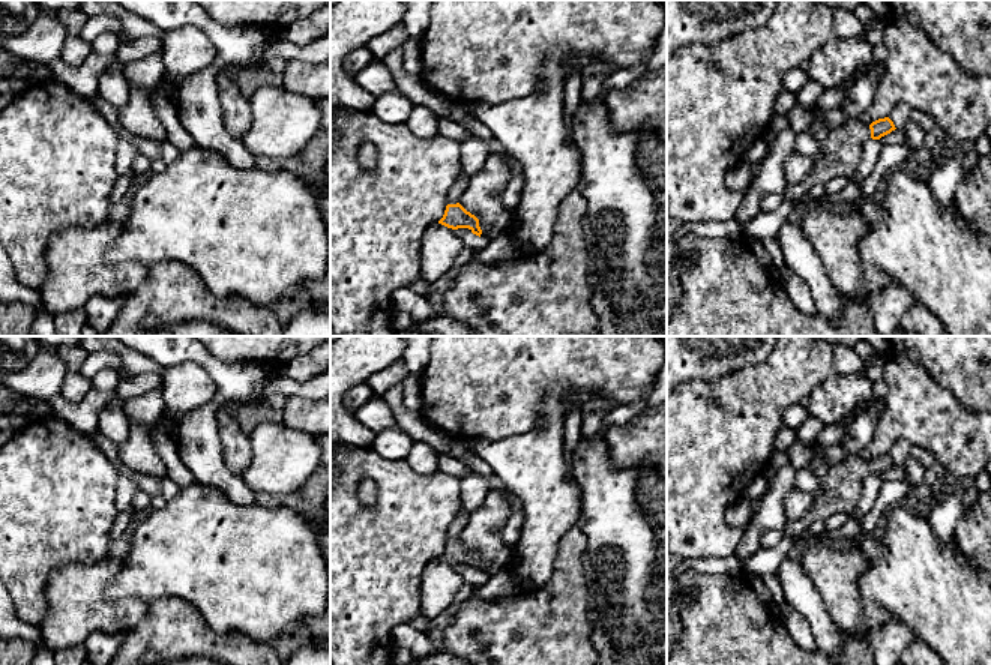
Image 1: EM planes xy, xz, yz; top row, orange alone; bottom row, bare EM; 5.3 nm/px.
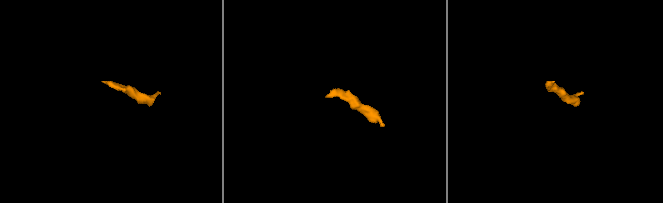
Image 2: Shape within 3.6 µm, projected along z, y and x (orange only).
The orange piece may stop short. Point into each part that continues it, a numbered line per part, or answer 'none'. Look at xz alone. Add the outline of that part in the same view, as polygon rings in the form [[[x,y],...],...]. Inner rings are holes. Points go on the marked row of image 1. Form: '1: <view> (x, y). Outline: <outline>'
1: xz (460, 185). Outline: [[[461,170],[458,179],[453,182],[453,185],[449,189],[447,204],[459,203],[459,200],[464,195],[467,186],[468,186],[468,177]]]

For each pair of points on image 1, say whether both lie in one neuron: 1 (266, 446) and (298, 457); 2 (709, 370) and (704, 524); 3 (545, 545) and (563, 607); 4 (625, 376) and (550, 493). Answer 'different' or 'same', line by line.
1: same
2: different
3: different
4: different

